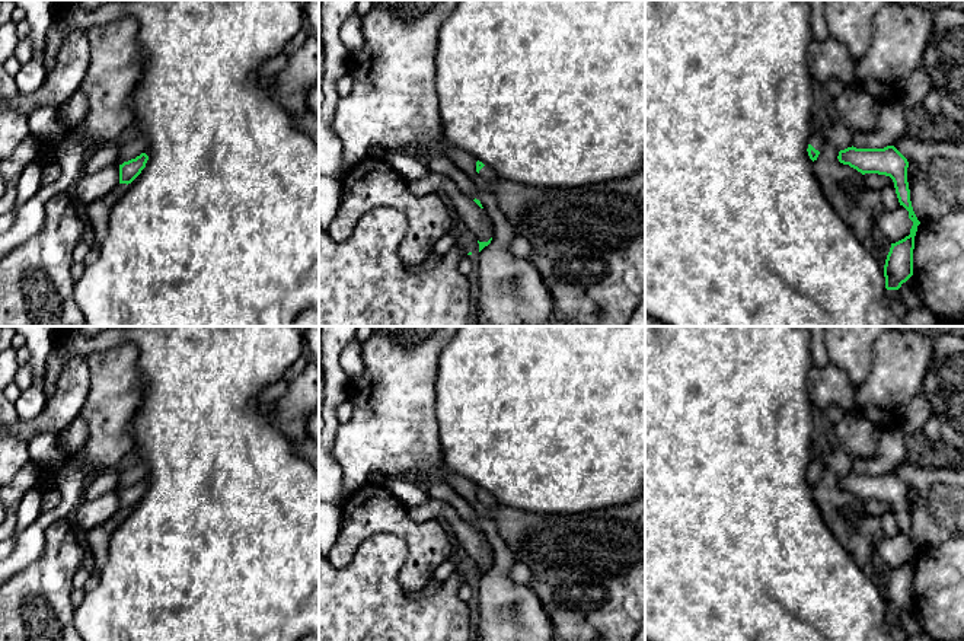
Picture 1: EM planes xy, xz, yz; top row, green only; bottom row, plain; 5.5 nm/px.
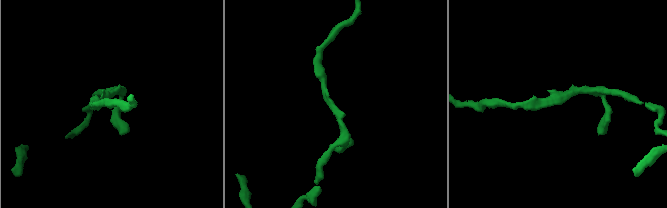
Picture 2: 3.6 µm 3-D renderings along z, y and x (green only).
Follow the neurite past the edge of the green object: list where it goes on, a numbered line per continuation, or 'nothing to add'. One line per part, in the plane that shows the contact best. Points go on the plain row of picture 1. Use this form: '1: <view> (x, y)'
1: yz (817, 466)

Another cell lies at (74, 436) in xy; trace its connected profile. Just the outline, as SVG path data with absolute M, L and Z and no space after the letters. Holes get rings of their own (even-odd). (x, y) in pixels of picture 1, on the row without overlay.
M80 415L74 417L74 420L70 422L67 430L58 437L58 441L67 456L70 456L71 452L80 449L87 439L87 425L80 418Z

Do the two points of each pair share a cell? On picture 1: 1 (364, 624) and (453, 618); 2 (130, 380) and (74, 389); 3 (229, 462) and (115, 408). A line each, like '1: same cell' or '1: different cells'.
1: same cell
2: different cells
3: different cells

